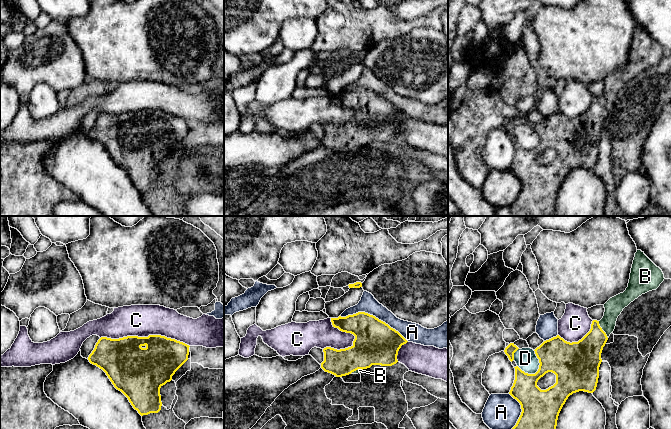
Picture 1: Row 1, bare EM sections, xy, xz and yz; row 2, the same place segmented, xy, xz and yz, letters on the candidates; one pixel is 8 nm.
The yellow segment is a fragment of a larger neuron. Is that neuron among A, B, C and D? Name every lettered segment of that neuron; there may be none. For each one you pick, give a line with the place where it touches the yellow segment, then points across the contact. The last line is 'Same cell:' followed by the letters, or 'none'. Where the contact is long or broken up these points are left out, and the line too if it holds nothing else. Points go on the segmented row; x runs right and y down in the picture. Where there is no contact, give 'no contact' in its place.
B: contact yz (601, 329); way yz (585, 355), (601, 329), (608, 322), (614, 306)
Same cell: B

